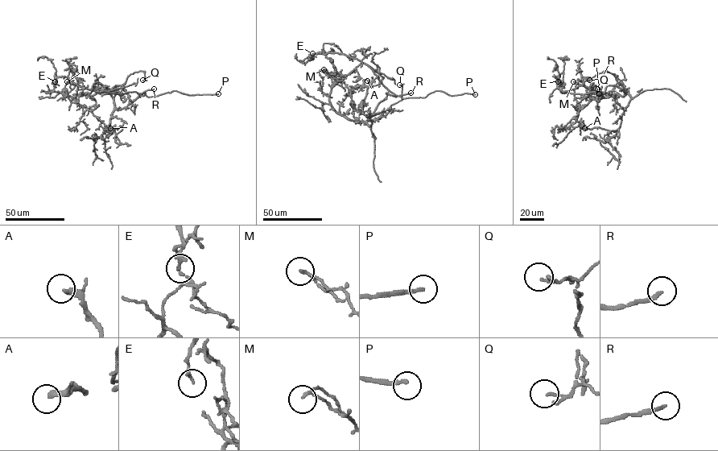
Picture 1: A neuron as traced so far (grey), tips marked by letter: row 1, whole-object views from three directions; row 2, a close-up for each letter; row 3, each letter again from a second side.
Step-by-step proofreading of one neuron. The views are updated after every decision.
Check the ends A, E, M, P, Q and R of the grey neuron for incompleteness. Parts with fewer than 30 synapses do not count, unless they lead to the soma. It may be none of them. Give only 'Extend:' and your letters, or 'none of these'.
Extend: A, P, R

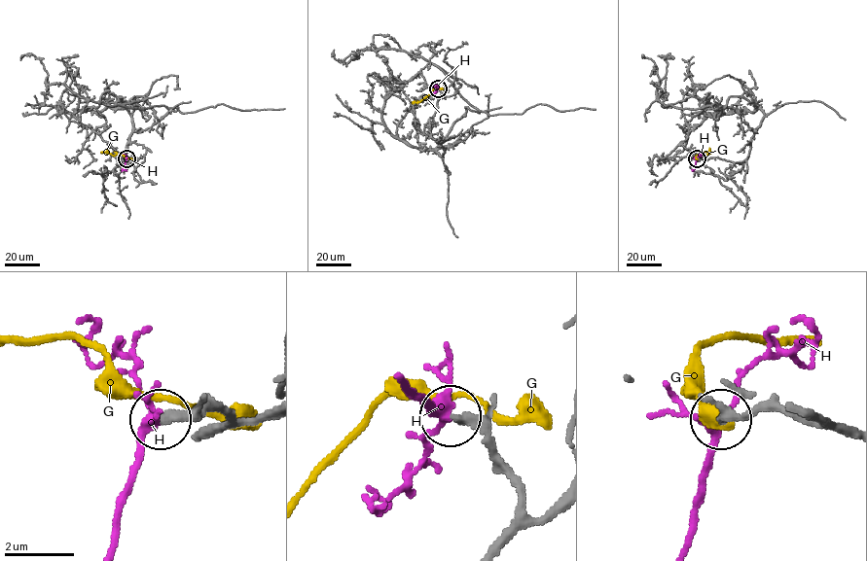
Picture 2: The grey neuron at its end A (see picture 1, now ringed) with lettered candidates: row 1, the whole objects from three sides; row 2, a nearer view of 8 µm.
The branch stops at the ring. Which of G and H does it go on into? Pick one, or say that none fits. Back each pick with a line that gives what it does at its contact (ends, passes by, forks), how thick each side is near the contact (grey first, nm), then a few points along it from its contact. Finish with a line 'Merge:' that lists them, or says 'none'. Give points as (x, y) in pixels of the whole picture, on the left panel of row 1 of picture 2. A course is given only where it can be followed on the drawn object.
H: it forks there; 220 nm thick on the grey side, 240 nm on the other; it runs (126, 158), (124, 166), (126, 171)
Merge: H

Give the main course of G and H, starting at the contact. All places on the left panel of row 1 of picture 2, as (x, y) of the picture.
G: (128, 158), (101, 153)
H: (126, 158), (124, 166), (126, 171)

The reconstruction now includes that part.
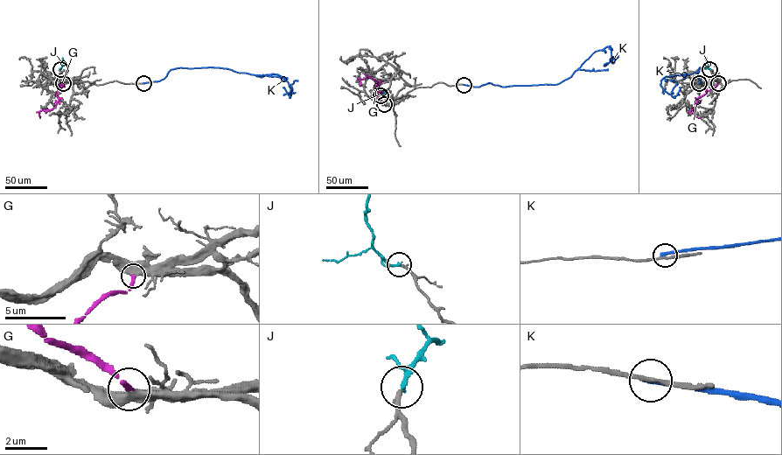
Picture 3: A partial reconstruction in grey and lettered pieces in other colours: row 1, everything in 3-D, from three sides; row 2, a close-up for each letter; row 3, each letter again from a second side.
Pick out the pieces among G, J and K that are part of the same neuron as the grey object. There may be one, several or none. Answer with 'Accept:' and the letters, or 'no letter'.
Accept: J

